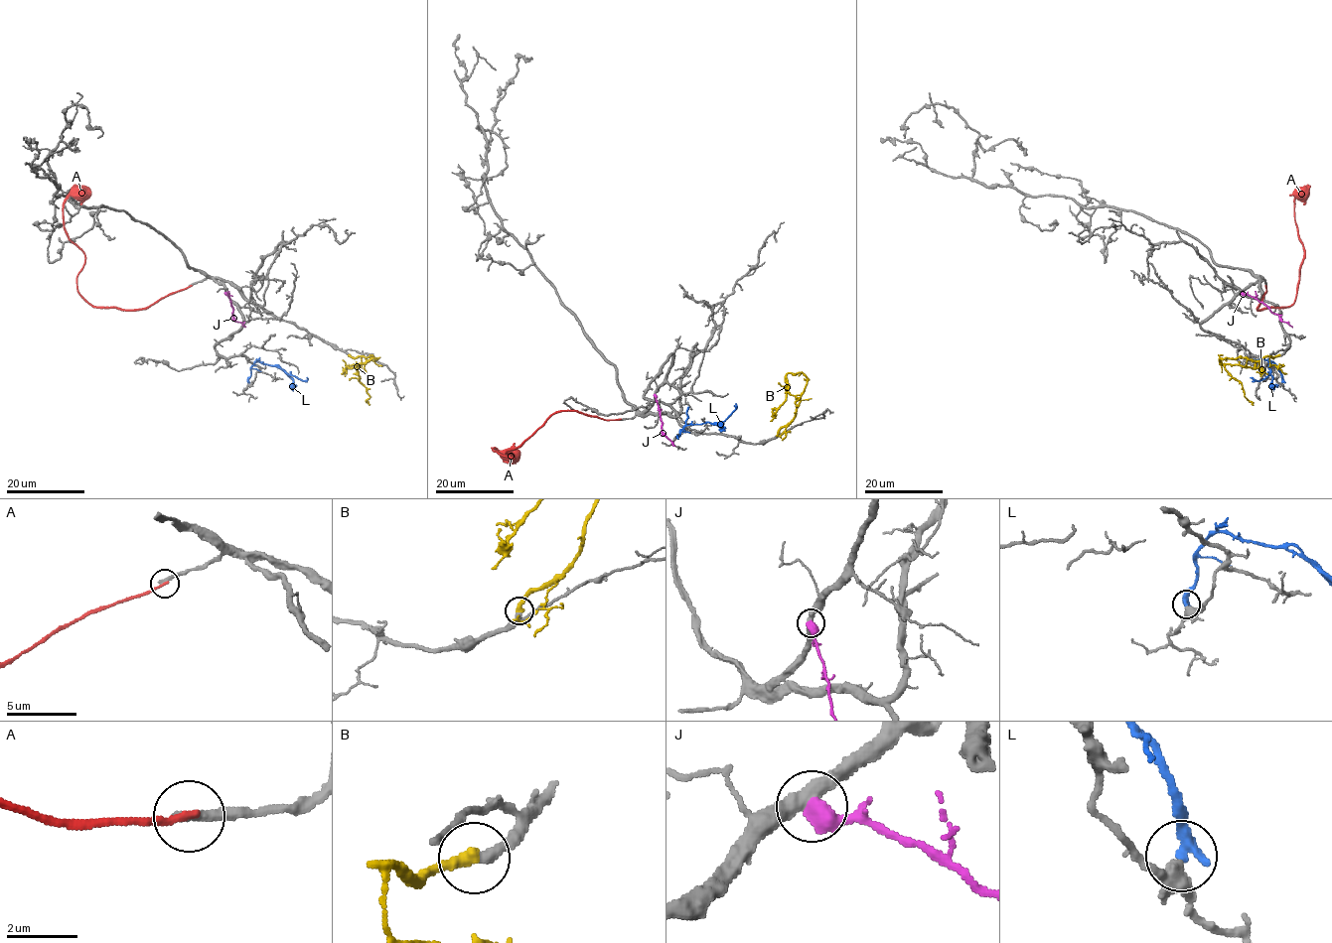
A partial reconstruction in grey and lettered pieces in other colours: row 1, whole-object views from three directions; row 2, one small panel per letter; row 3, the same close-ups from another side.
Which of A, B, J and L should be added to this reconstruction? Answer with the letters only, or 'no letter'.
B

